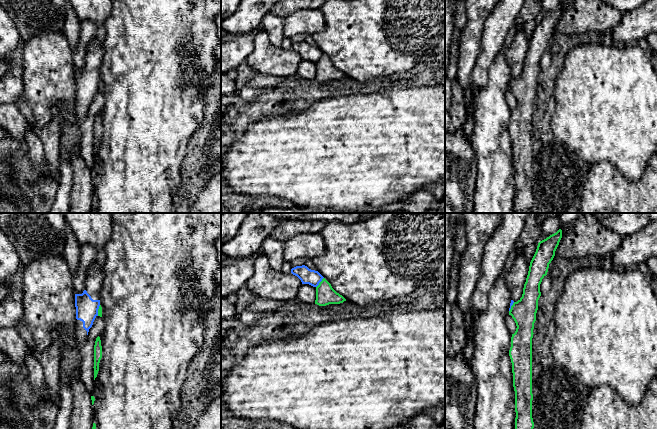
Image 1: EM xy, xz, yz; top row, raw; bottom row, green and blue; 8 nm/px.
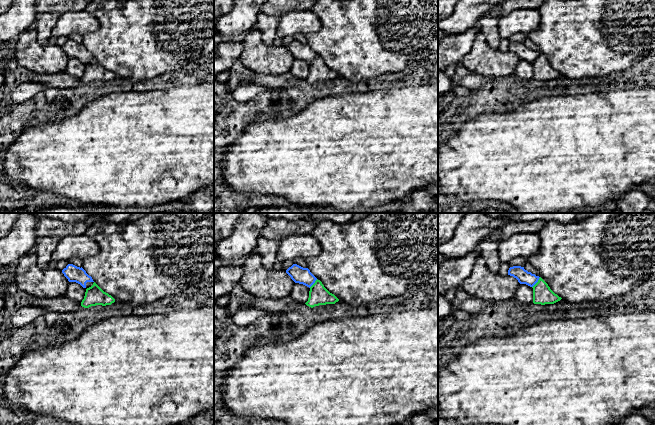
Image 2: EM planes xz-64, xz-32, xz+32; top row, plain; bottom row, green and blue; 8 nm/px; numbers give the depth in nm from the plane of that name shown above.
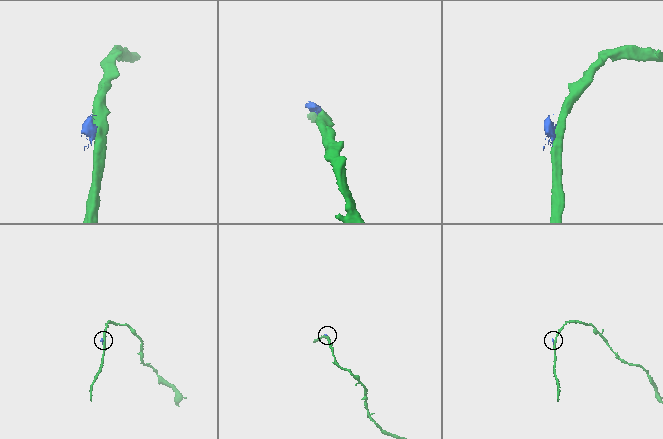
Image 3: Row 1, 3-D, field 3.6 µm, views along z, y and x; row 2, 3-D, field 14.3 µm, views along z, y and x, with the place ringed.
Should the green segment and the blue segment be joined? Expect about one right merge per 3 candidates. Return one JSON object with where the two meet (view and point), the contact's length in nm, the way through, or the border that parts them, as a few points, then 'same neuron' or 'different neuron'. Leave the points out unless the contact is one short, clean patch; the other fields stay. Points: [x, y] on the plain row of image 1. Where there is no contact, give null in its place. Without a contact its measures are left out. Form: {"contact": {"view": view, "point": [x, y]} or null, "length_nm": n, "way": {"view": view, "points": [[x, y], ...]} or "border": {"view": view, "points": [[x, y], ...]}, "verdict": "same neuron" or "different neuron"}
{"contact": {"view": "xz", "point": [320, 58]}, "length_nm": 110, "border": {"view": "xz", "points": [[323, 53], [316, 63]]}, "verdict": "different neuron"}

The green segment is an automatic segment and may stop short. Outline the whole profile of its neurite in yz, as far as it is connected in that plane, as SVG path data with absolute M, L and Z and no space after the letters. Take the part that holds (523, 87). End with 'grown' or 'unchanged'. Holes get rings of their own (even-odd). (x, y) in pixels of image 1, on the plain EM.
M562 6L550 11L538 19L536 28L530 38L528 51L523 64L522 73L514 78L509 87L516 99L516 107L511 113L509 132L512 139L513 163L515 167L515 213L533 213L534 198L532 194L532 114L538 76L541 72L540 60L547 51L549 40L555 32L555 27L562 14Z | unchanged

